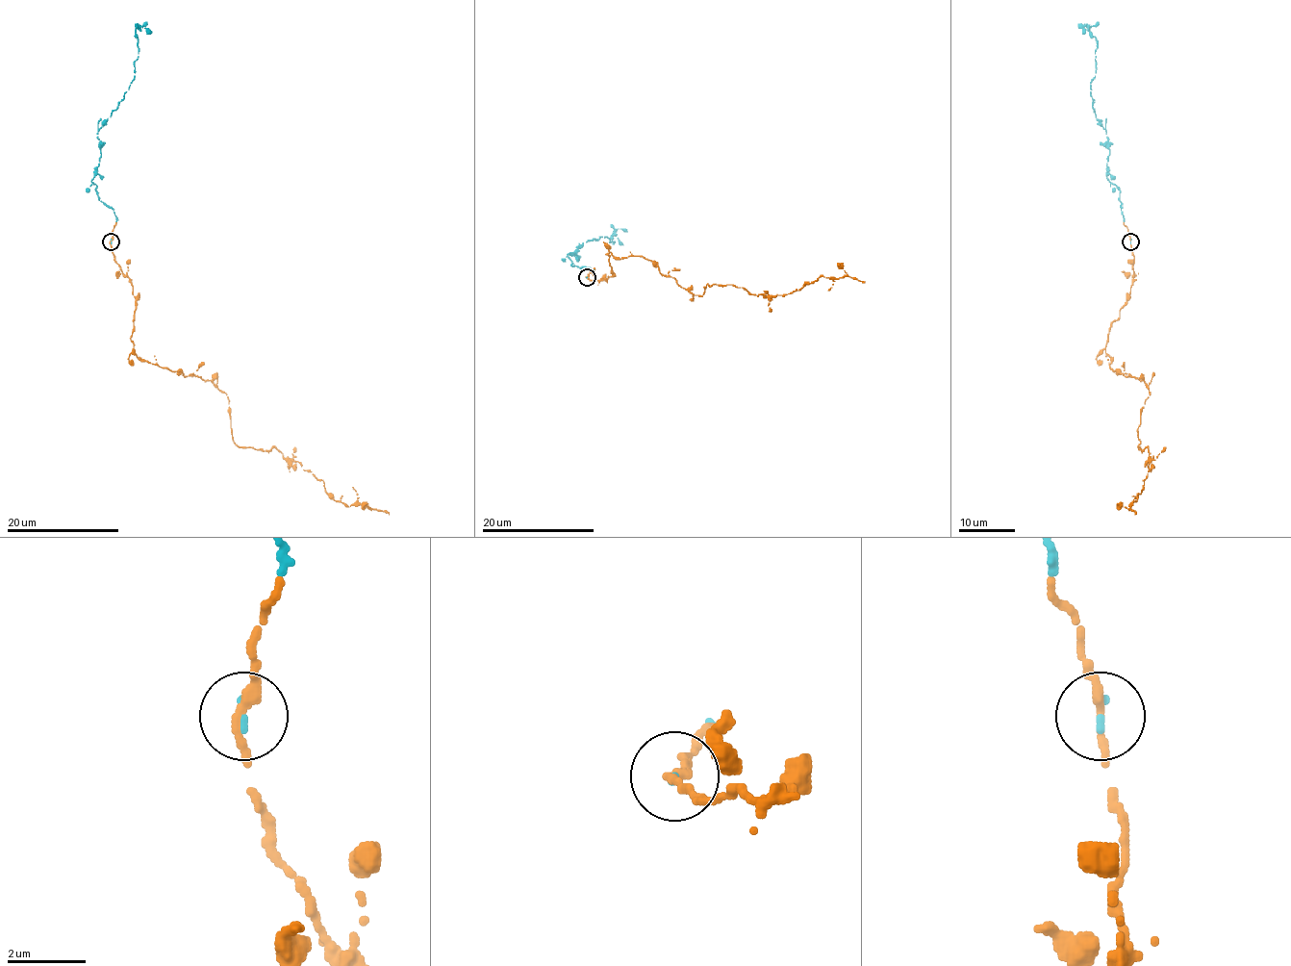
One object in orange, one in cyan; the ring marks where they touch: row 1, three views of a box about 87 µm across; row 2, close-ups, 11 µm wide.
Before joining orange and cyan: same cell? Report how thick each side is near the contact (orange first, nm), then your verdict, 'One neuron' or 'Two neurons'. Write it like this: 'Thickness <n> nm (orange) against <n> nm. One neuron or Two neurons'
Thickness 240 nm (orange) against 140 nm. One neuron

